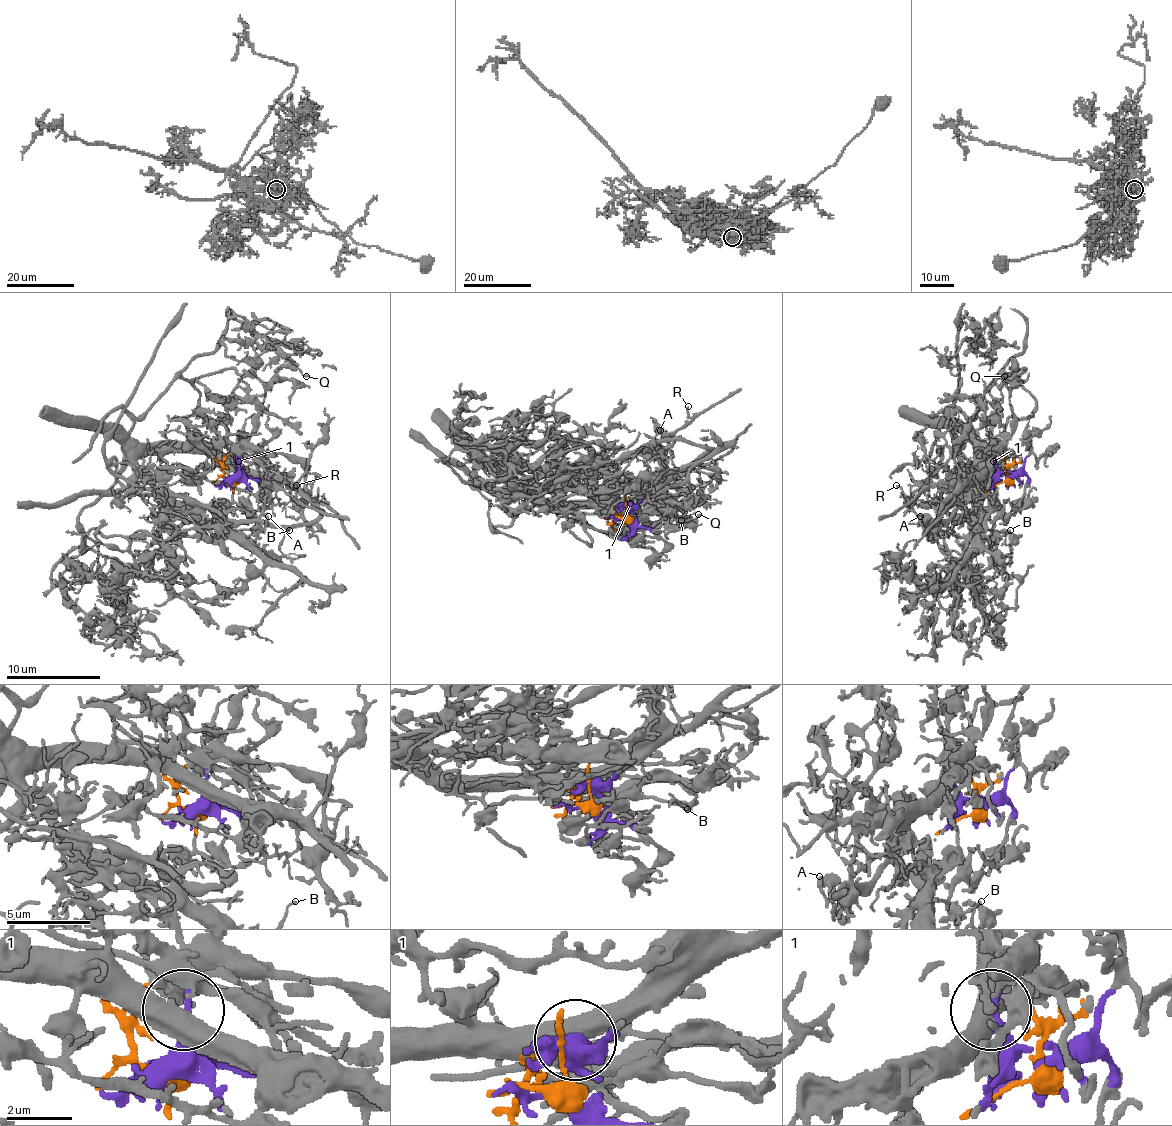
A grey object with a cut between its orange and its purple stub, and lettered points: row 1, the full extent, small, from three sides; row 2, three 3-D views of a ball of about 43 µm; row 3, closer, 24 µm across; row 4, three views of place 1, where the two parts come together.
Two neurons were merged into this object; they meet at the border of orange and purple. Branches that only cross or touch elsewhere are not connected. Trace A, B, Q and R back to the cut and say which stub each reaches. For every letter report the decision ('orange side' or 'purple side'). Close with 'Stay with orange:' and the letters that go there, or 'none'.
A: orange side
B: orange side
Q: purple side
R: orange side
Stay with orange: A, B, R

